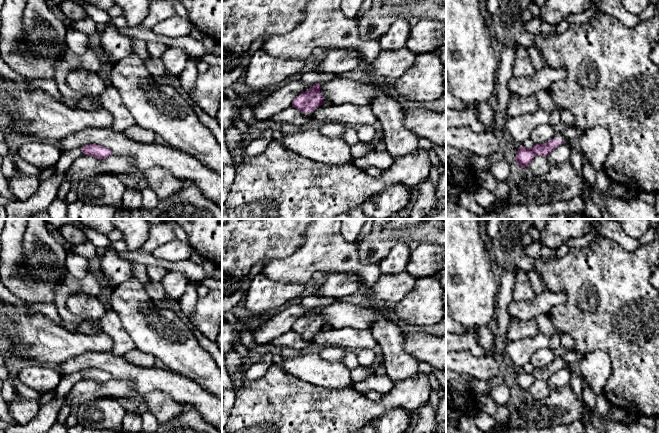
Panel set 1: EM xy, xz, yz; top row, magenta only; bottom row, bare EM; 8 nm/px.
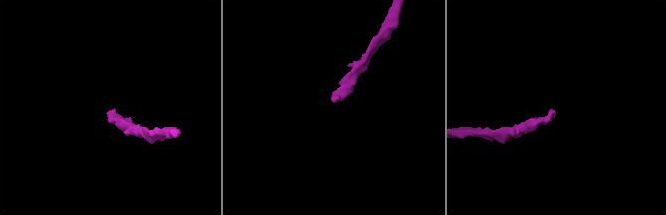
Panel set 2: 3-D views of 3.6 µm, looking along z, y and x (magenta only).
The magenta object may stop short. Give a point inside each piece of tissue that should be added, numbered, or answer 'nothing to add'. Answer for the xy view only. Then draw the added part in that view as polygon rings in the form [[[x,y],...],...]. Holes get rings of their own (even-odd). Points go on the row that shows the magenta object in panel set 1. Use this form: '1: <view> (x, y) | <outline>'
nothing to add

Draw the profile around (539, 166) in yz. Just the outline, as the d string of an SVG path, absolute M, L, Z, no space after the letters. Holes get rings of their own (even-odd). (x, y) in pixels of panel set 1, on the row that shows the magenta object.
M538 155L529 164L529 169L536 176L544 176L547 174L550 164L547 157Z

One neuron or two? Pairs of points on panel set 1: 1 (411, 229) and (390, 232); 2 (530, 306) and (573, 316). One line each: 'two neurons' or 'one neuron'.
1: one neuron
2: two neurons

